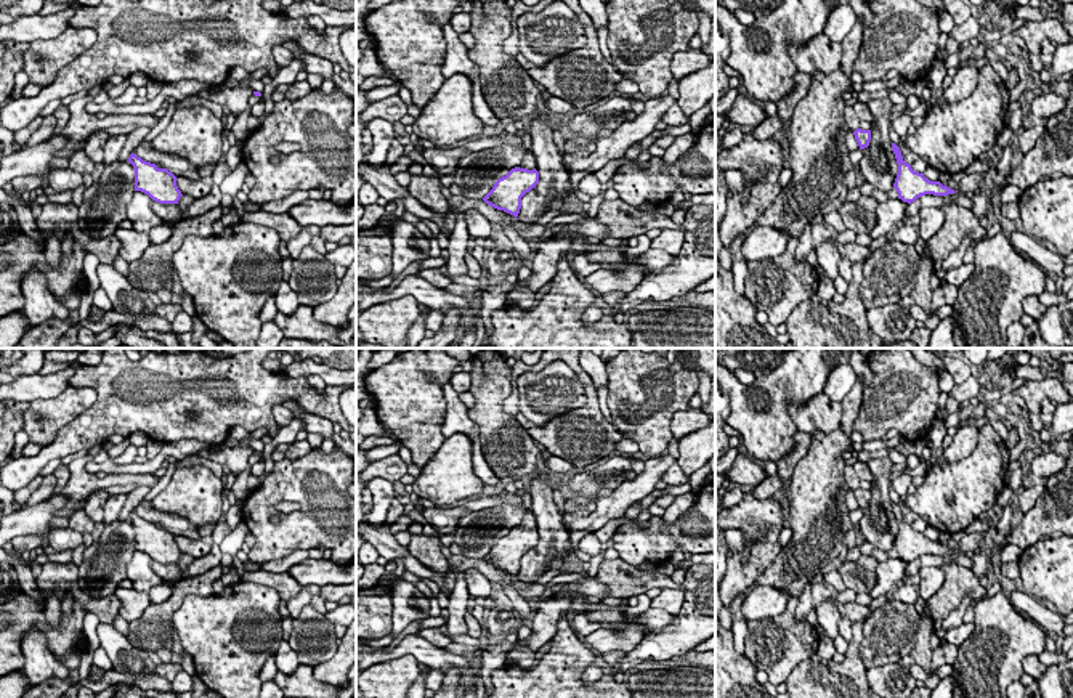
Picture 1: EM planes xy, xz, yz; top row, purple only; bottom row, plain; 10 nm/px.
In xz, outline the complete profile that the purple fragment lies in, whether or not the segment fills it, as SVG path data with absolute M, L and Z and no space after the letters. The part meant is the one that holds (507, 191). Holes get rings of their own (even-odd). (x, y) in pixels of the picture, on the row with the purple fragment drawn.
M529 149L523 162L512 168L505 177L499 178L483 201L488 205L504 210L516 218L521 209L521 197L536 188L537 183L537 162Z

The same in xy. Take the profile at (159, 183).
M130 154L128 162L135 170L135 191L148 194L159 204L178 204L183 196L176 186L176 177L167 168L146 162L136 154Z

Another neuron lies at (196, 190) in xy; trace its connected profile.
M176 177L176 186L181 191L181 194L188 194L192 199L204 197L212 189L212 186L202 183L200 180L194 181L194 180L189 180L189 178L184 178L184 177Z

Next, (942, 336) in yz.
M951 316L943 318L938 326L930 332L927 348L956 348L953 339Z

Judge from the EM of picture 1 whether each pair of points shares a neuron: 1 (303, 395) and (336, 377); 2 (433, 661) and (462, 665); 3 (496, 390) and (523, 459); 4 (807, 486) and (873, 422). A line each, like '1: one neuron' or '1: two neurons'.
1: two neurons
2: one neuron
3: one neuron
4: two neurons

